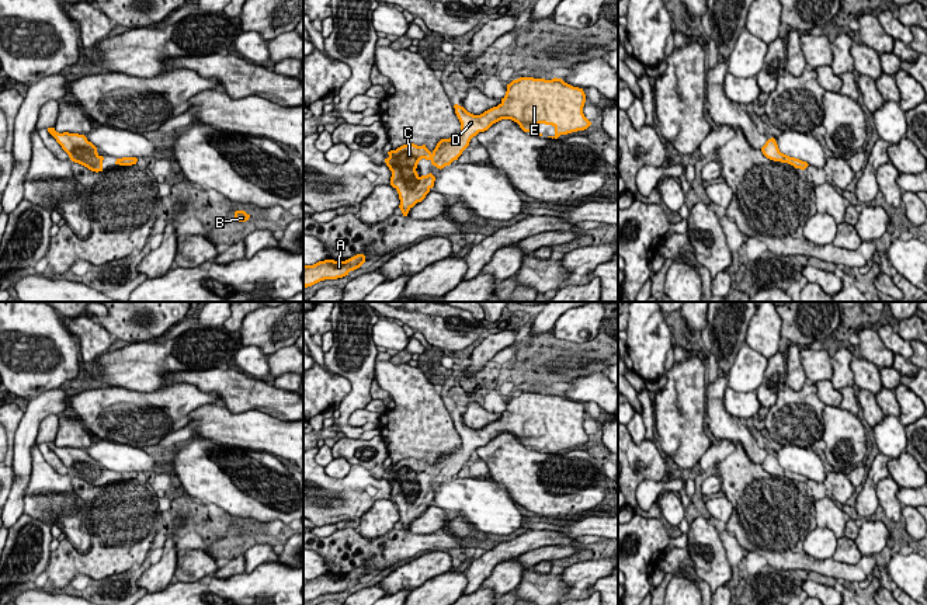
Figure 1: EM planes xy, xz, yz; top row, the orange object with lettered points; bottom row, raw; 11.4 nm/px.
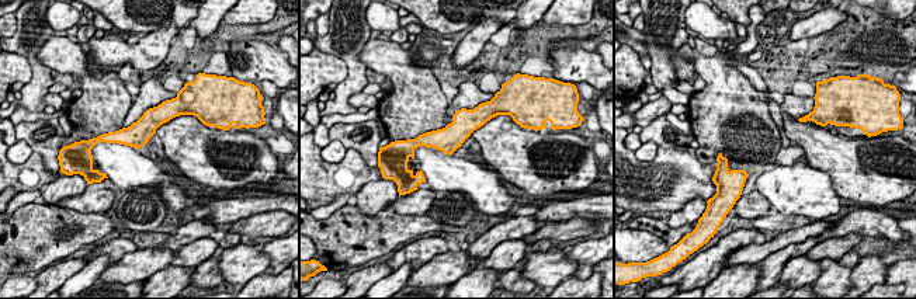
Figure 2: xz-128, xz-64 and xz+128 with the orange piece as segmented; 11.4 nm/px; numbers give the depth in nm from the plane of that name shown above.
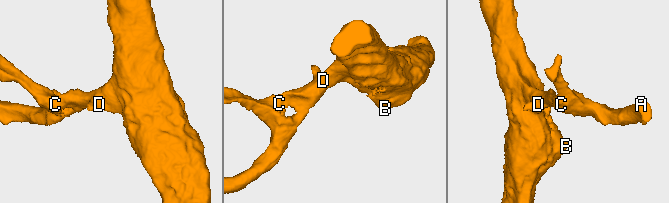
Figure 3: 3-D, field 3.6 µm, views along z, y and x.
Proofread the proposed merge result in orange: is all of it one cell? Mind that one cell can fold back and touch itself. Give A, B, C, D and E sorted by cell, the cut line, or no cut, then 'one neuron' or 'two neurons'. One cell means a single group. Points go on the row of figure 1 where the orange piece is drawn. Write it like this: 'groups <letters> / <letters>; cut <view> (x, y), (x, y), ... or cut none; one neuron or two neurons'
groups A B C D E; cut none; one neuron

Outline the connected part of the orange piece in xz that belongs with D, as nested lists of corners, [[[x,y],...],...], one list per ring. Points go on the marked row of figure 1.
[[[520,77],[507,84],[506,95],[497,107],[485,111],[480,115],[473,115],[468,112],[464,107],[455,104],[455,114],[461,122],[461,133],[449,138],[441,139],[435,149],[430,152],[426,145],[417,146],[414,143],[406,143],[396,150],[388,152],[389,157],[385,159],[386,166],[392,171],[390,185],[397,191],[400,199],[400,211],[403,216],[407,216],[409,211],[421,202],[430,190],[434,187],[435,177],[430,173],[427,175],[419,175],[416,168],[421,159],[430,160],[437,168],[444,168],[449,166],[454,160],[462,154],[462,152],[469,146],[469,142],[479,132],[487,131],[493,124],[501,119],[511,119],[520,125],[524,132],[534,132],[535,126],[539,124],[552,125],[555,128],[555,135],[548,138],[558,139],[560,135],[567,135],[577,131],[587,129],[591,122],[584,117],[583,107],[586,102],[586,94],[583,88],[573,87],[565,83],[562,79],[534,79],[534,77]]]

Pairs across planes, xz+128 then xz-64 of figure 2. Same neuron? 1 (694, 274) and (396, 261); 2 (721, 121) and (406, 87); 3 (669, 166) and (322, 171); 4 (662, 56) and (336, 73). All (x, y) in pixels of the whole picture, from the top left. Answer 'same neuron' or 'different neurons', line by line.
1: same neuron
2: same neuron
3: same neuron
4: different neurons

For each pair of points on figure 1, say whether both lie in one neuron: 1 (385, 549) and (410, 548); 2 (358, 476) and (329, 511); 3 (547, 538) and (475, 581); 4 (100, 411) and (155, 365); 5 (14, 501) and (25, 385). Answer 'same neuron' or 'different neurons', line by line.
1: same neuron
2: same neuron
3: same neuron
4: different neurons
5: different neurons

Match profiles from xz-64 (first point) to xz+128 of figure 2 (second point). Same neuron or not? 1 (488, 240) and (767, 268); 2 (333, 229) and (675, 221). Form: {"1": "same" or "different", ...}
{"1": "same", "2": "different"}

